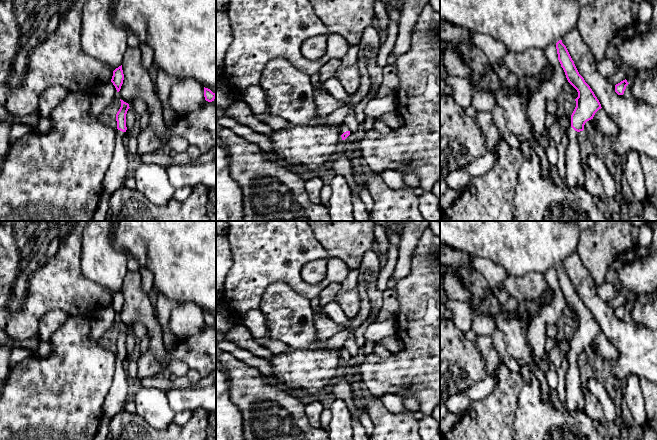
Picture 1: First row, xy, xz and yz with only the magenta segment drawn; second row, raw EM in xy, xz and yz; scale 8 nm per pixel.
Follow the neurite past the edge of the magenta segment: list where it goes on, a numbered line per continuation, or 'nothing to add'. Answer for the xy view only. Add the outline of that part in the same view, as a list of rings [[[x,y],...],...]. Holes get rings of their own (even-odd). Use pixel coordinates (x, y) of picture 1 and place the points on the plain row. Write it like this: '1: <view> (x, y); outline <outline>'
1: xy (115, 401); outline [[[117,353],[116,370],[114,372],[112,386],[103,404],[103,417],[111,419],[125,408],[129,385],[125,364],[125,356]]]

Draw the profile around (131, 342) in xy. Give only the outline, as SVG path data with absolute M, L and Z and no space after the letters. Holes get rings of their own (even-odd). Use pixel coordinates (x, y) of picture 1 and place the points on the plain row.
M129 332L126 338L126 355L131 355L137 345L138 342L136 337L131 332Z

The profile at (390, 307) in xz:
M387 288L382 292L383 302L382 307L378 312L377 321L385 321L396 318L399 309L399 299L395 288Z

